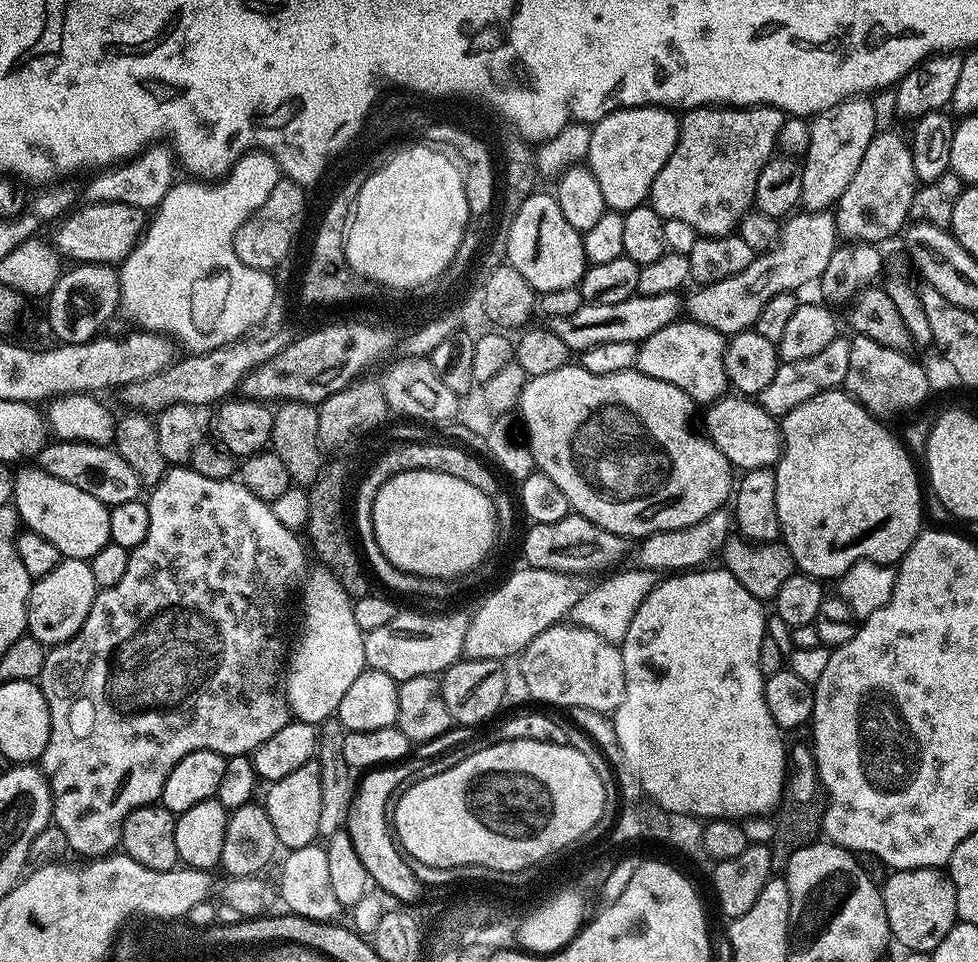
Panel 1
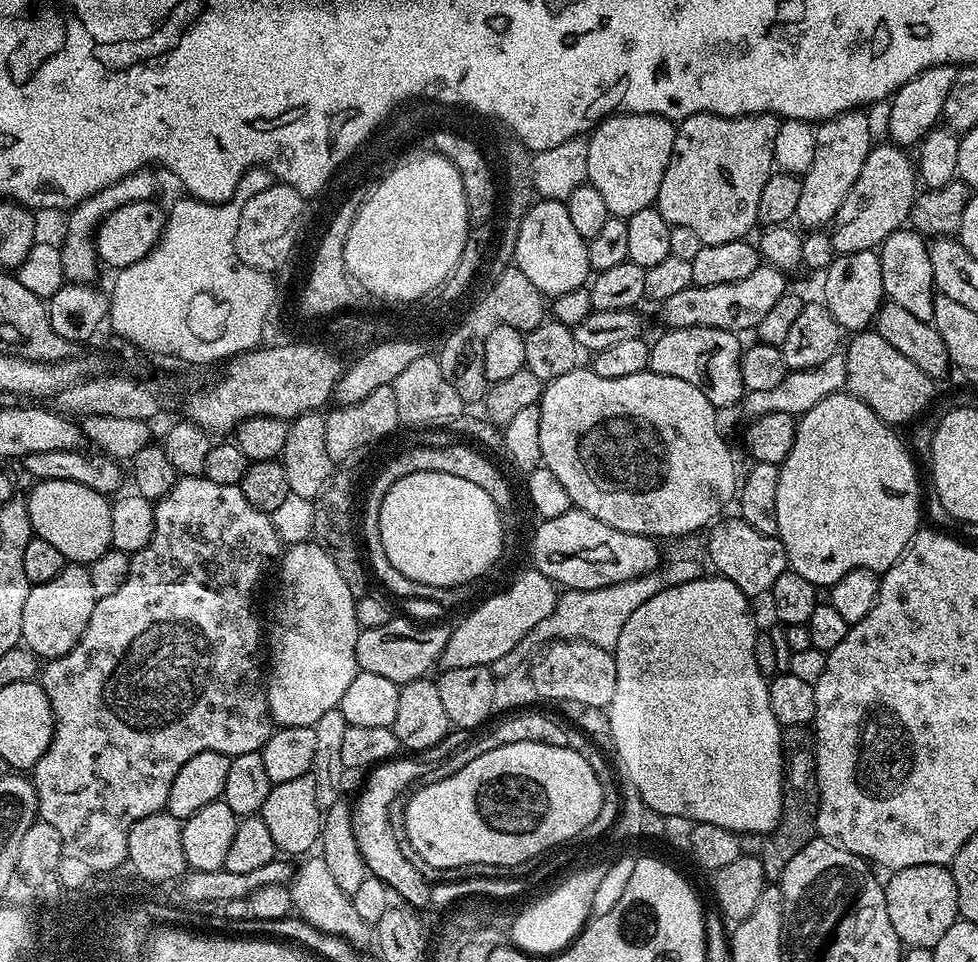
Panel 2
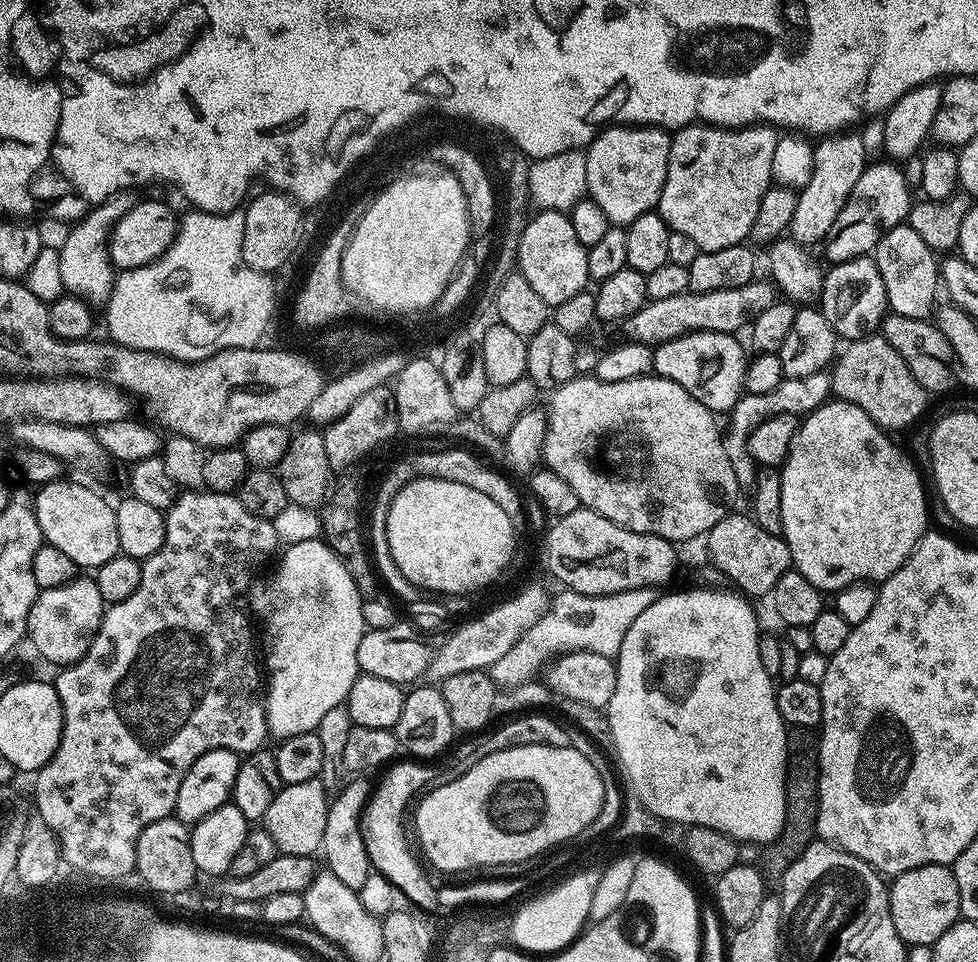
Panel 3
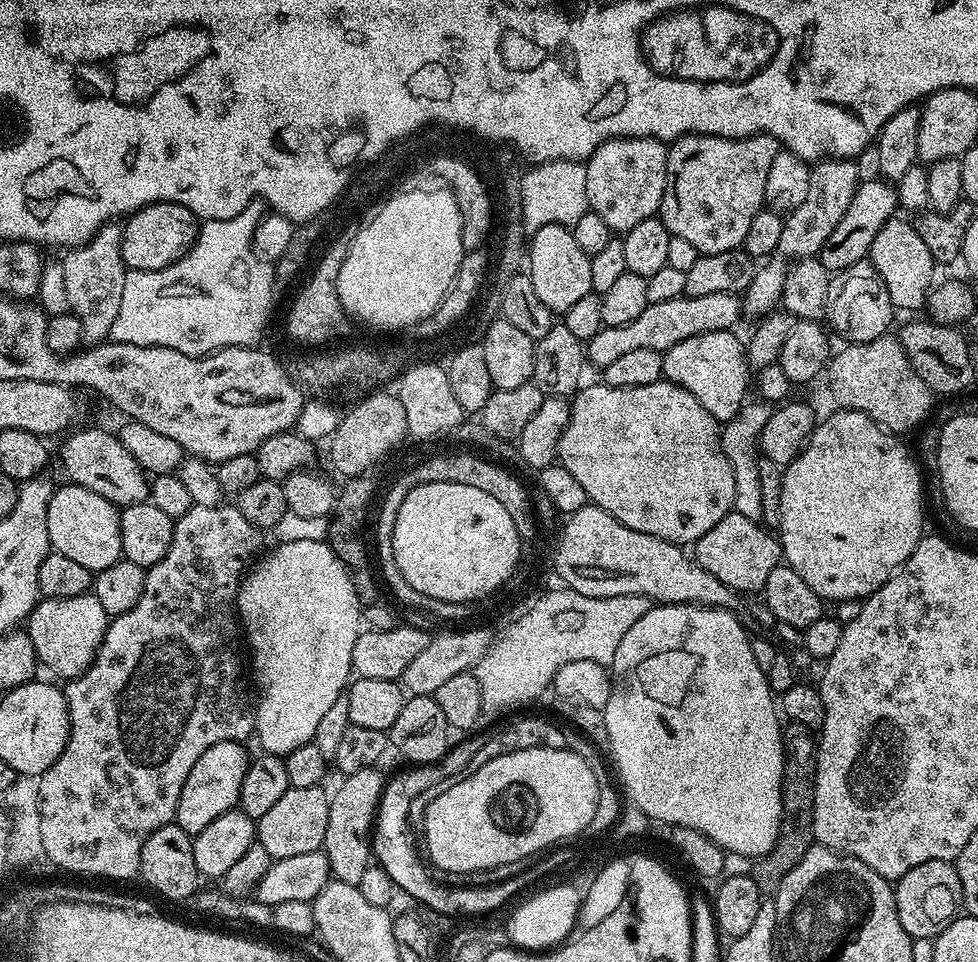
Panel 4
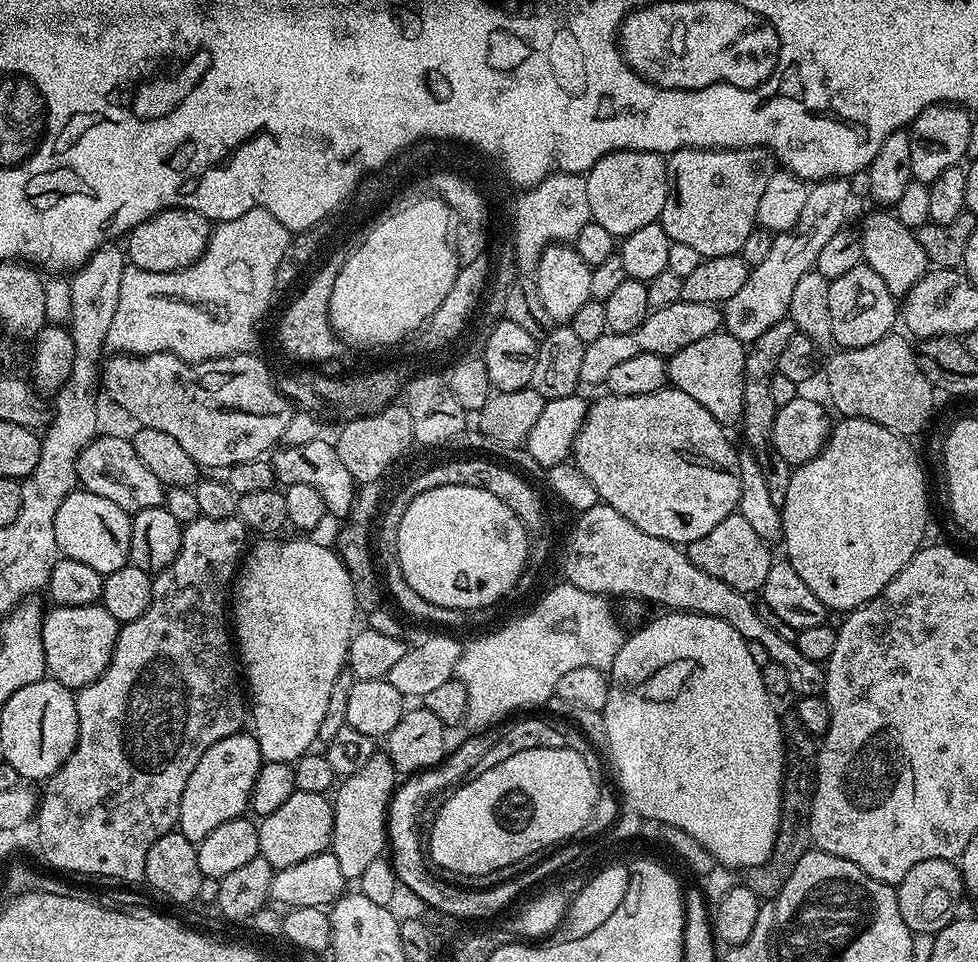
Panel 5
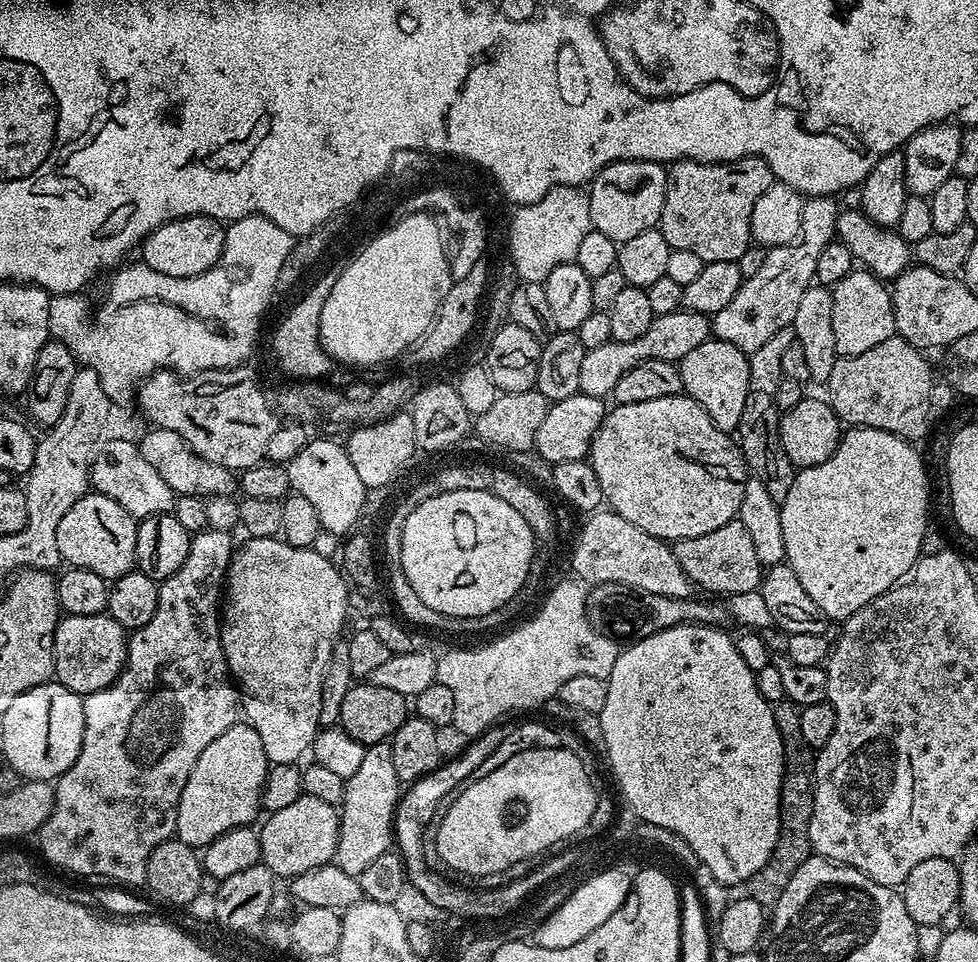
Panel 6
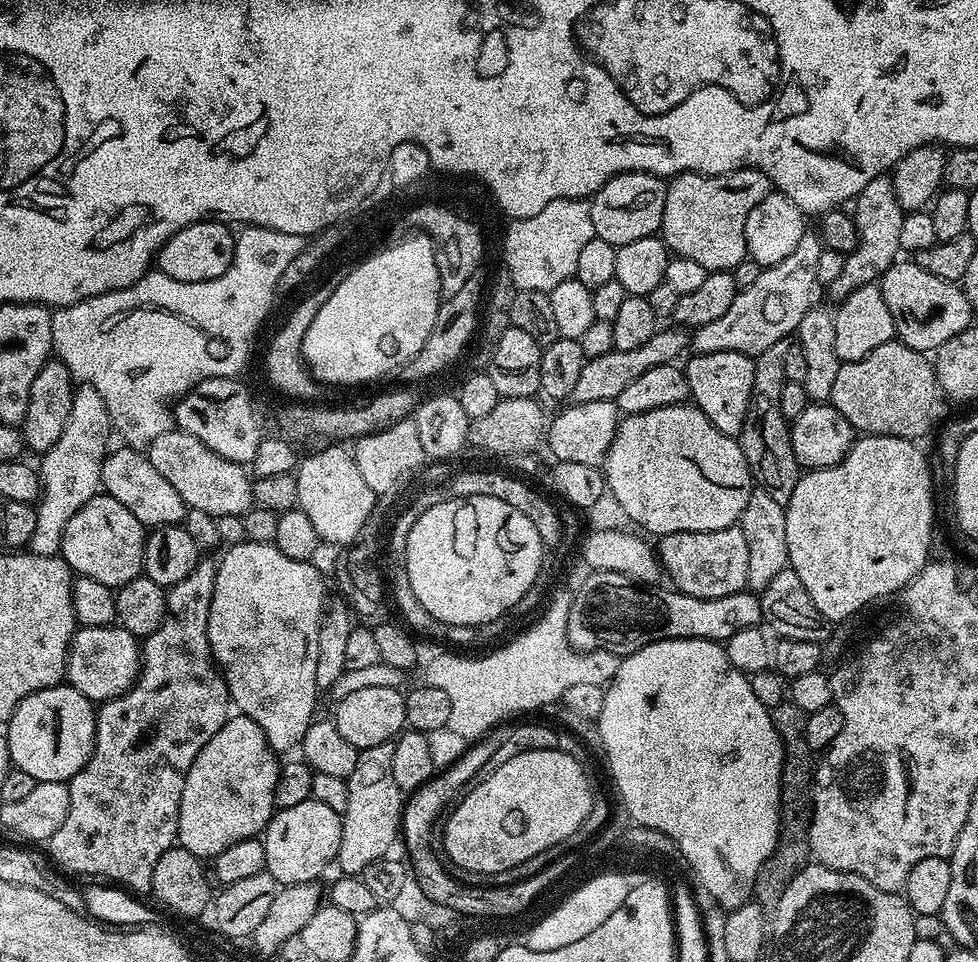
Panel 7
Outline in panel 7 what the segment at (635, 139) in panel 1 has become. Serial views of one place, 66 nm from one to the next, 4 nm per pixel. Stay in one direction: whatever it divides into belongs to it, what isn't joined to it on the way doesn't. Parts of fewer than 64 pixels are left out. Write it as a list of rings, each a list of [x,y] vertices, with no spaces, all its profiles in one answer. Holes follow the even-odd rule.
[[[623,172],[610,178],[590,200],[590,218],[594,222],[595,236],[618,249],[626,246],[626,242],[657,235],[662,210],[666,206],[667,189],[665,177],[649,172]]]

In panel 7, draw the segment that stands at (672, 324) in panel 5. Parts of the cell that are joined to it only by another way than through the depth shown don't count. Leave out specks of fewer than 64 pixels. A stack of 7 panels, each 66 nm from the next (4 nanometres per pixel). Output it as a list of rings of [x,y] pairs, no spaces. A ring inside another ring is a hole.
[[[679,326],[671,327],[661,327],[646,341],[646,346],[638,346],[634,350],[613,350],[598,358],[585,359],[582,374],[578,374],[578,382],[570,397],[571,403],[616,401],[618,394],[622,394],[622,390],[626,390],[626,386],[634,382],[634,378],[646,374],[646,370],[654,370],[654,366],[679,361],[679,356],[684,351],[686,353],[689,351],[690,336],[685,329]]]

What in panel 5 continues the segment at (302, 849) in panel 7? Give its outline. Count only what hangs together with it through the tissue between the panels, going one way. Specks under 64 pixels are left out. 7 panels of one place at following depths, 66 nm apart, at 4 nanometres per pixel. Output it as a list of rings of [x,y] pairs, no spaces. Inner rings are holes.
[[[295,792],[274,810],[274,814],[263,817],[258,824],[258,846],[262,858],[270,862],[275,870],[294,866],[294,862],[306,862],[306,858],[314,858],[314,854],[329,851],[332,842],[334,814],[332,800],[325,793],[310,794]]]

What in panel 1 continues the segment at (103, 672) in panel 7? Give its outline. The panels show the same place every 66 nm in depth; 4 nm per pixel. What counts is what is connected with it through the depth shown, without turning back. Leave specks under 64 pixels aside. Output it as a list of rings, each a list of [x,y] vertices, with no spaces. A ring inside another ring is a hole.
[[[62,558],[50,574],[39,577],[32,585],[28,595],[27,635],[45,646],[65,644],[78,634],[82,622],[86,622],[86,614],[90,614],[97,591],[89,561]]]

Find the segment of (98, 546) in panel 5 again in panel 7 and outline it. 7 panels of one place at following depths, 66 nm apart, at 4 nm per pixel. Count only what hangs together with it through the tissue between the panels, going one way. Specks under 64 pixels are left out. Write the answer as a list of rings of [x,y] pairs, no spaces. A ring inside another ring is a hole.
[[[97,494],[94,498],[90,498],[90,502],[86,502],[86,506],[82,506],[82,510],[78,510],[78,514],[74,514],[74,518],[70,518],[70,522],[66,522],[59,555],[64,557],[64,561],[72,567],[76,576],[94,578],[94,582],[102,582],[102,586],[110,586],[115,590],[142,575],[145,535],[145,525],[140,524],[138,518],[134,518],[134,514],[130,514],[130,510],[122,506],[122,502],[107,494]]]

